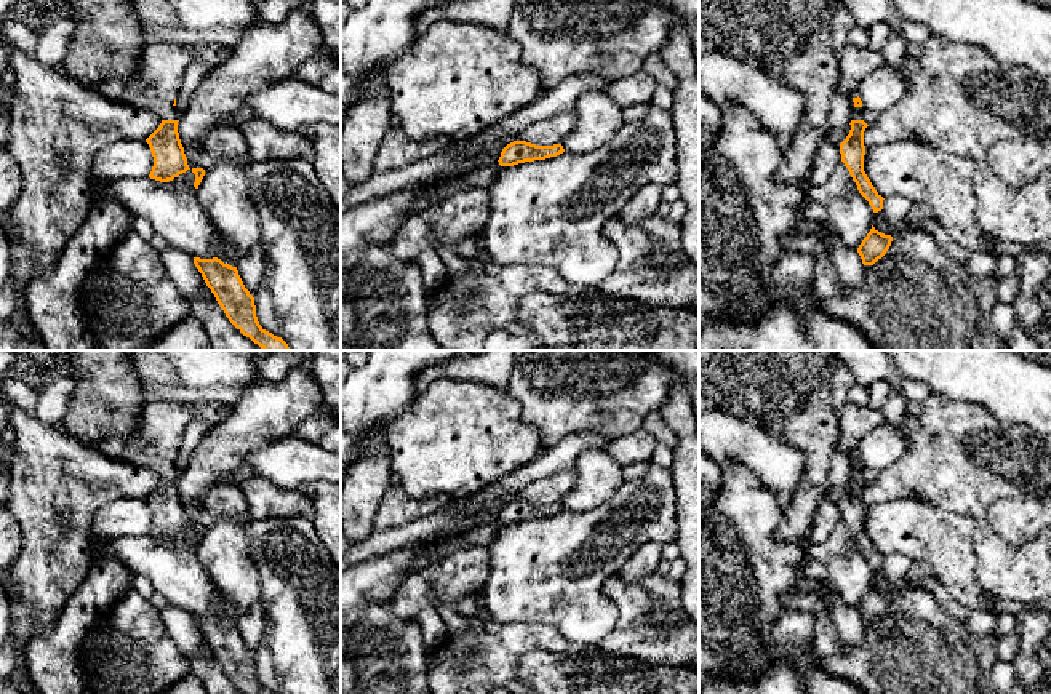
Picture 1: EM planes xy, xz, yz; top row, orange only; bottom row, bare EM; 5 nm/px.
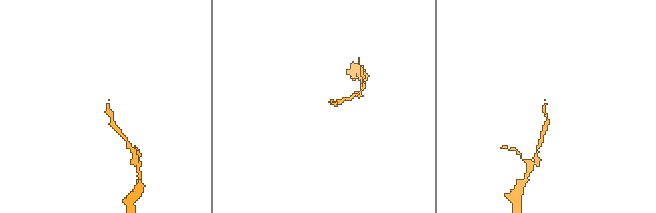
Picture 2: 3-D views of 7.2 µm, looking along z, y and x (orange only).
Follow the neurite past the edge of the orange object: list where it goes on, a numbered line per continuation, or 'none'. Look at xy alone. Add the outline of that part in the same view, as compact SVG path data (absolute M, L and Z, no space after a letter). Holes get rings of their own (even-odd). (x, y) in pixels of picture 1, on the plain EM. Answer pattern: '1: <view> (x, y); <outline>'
1: xy (162, 424); M155 401L139 417L139 435L130 440L102 440L93 448L109 457L128 461L160 478L179 478L174 457L186 427L195 419L192 405Z

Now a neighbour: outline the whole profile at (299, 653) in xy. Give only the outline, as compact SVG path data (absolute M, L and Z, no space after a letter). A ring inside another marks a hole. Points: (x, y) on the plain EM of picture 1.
M309 517L248 520L248 550L258 568L266 632L254 652L256 675L274 694L341 694L341 568Z

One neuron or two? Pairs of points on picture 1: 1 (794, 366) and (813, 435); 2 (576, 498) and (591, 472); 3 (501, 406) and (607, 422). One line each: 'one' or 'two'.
1: one
2: one
3: two

